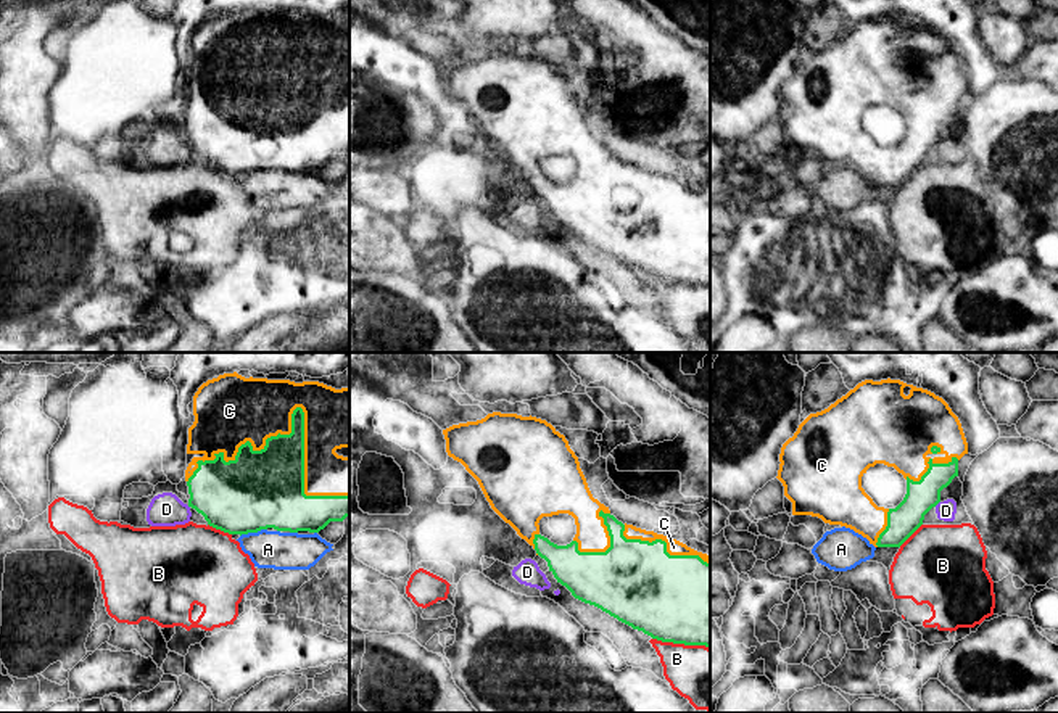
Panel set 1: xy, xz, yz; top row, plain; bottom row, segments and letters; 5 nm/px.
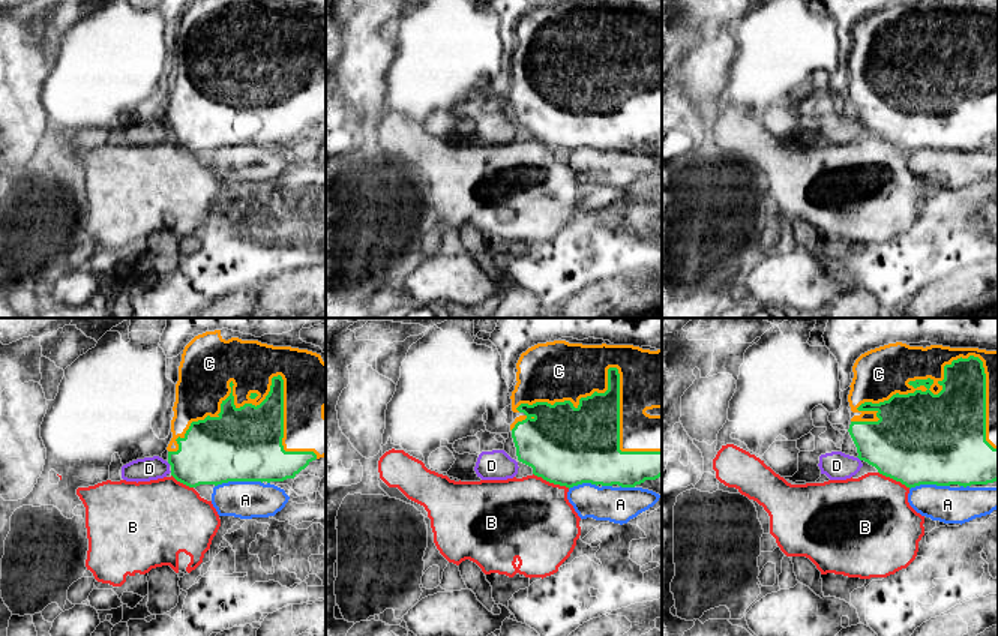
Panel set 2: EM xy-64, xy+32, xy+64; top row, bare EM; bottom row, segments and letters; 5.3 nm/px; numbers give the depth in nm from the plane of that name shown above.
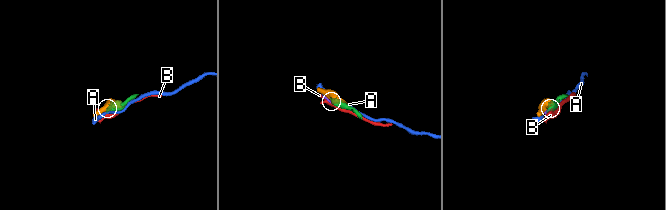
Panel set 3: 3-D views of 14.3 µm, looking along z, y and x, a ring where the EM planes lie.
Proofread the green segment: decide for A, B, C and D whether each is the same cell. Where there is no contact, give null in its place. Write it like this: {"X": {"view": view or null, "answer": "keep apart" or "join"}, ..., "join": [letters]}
{"A": {"view": "xy", "answer": "keep apart"}, "B": {"view": "xz", "answer": "keep apart"}, "C": {"view": "xy", "answer": "join"}, "D": {"view": "yz", "answer": "keep apart"}, "join": ["C"]}

